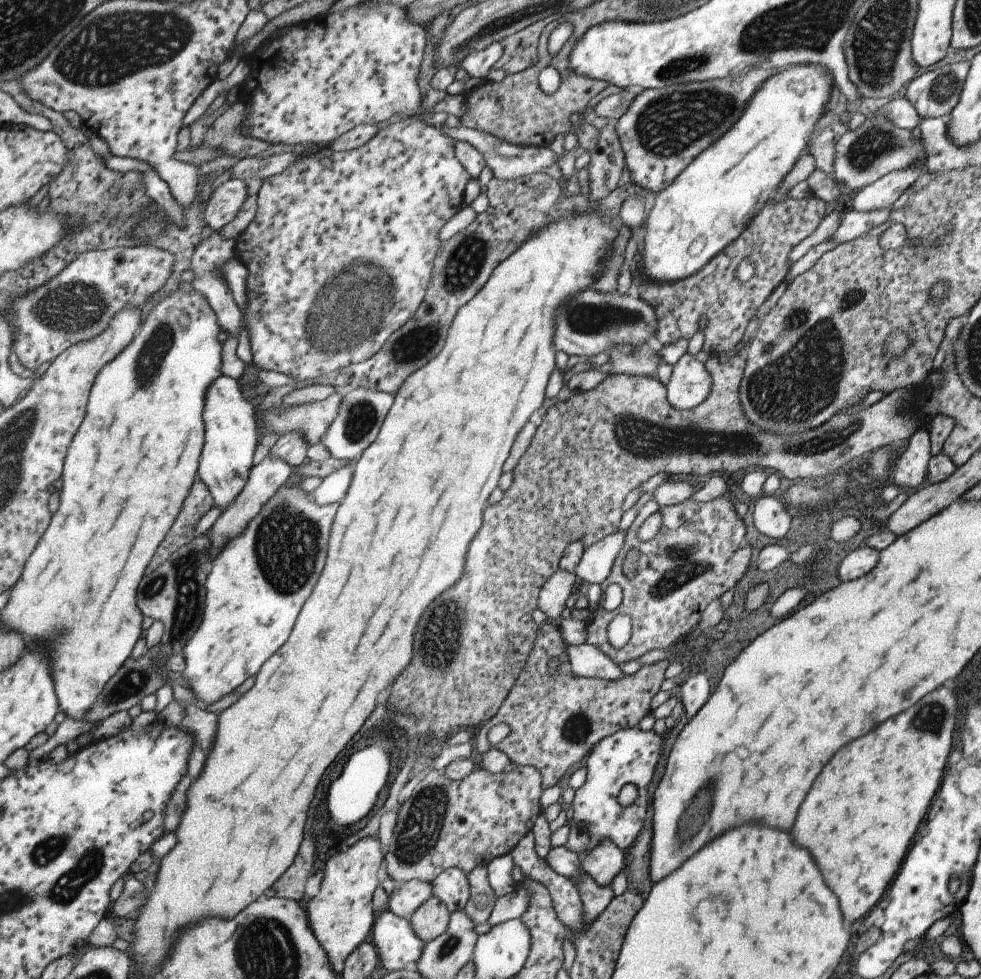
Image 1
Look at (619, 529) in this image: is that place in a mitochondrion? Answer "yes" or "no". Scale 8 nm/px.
no

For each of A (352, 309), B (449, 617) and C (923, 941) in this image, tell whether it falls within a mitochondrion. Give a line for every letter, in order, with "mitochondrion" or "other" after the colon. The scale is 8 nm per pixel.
A: mitochondrion
B: mitochondrion
C: other

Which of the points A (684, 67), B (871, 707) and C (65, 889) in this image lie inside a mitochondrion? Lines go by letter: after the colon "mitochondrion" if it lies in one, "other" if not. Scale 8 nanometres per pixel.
A: mitochondrion
B: other
C: mitochondrion

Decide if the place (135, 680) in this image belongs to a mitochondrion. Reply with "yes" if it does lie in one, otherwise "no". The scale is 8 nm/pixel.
yes

